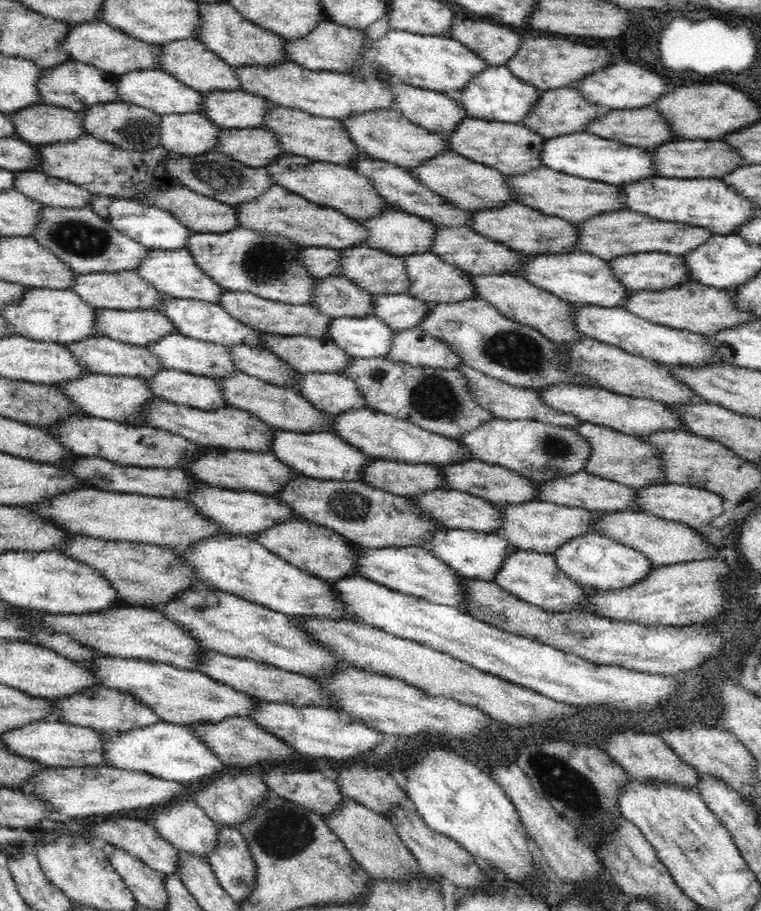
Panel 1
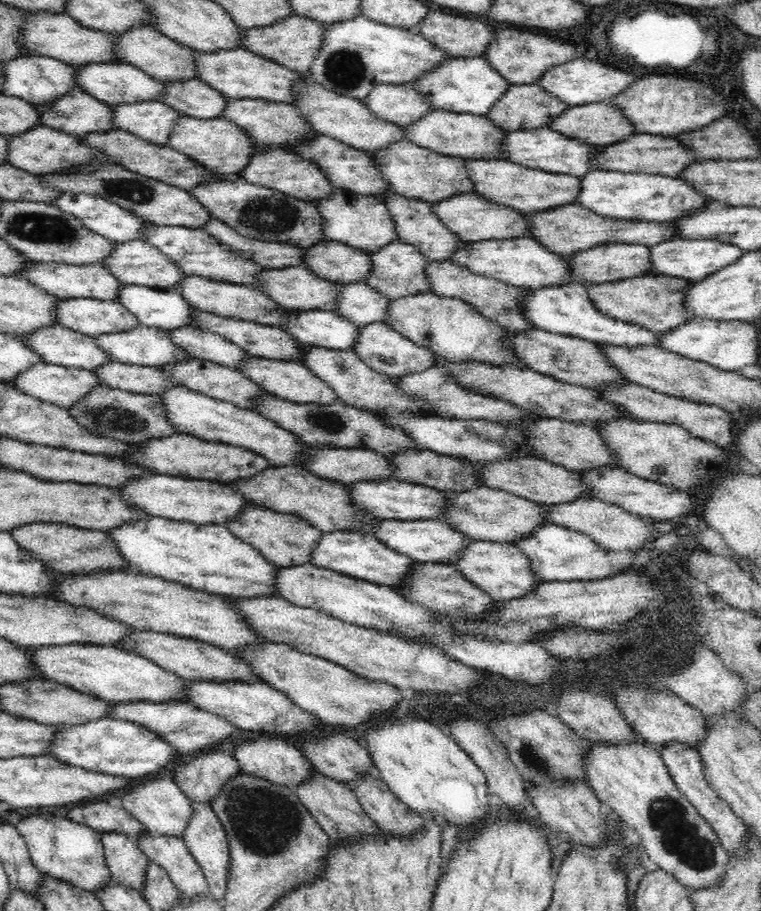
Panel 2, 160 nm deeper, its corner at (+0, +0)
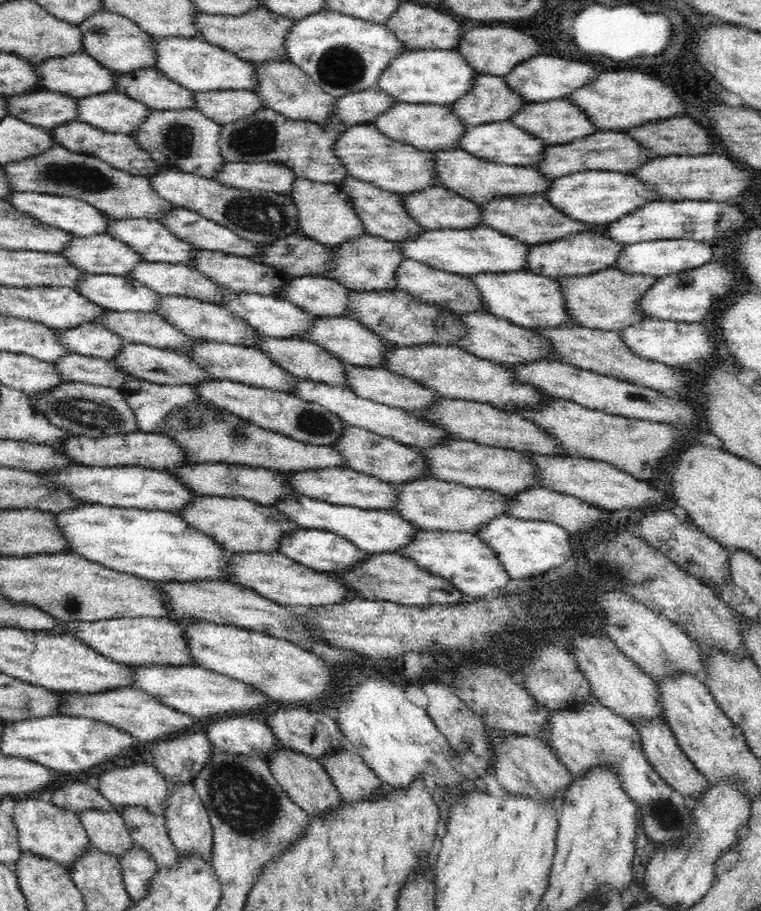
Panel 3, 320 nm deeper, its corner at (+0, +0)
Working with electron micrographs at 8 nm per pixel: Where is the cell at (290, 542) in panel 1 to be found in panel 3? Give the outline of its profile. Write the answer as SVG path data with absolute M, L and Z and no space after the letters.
M196 495L192 504L186 504L177 516L182 517L194 530L211 536L217 544L231 553L279 552L279 538L284 533L302 529L299 524L288 521L282 513L242 497Z

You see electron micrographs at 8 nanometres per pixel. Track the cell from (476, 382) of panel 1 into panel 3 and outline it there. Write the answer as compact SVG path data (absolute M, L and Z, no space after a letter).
M346 364L346 387L356 394L356 397L368 399L388 407L395 407L412 412L412 410L424 410L436 404L439 393L414 383L412 379L400 377L400 374L390 373L382 367L378 369L367 368L366 366Z

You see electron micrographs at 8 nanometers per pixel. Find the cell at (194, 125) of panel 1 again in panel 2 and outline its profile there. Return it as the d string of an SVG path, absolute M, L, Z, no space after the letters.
M156 100L108 105L108 108L113 112L113 128L128 131L162 146L169 139L177 118L182 115L171 106Z

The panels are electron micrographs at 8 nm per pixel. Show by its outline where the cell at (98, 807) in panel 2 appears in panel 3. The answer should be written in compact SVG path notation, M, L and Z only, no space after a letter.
M66 782L62 786L52 789L53 804L67 811L79 814L87 808L102 809L109 811L116 807L116 811L121 814L124 807L114 806L98 790L94 790L90 784L80 784L80 782Z

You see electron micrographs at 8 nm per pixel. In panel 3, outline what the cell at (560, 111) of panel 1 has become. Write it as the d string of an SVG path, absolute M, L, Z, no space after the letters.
M478 73L473 80L473 87L454 101L449 109L468 127L487 122L504 122L522 108L524 103L530 103L524 100L519 94L516 94L499 76L486 73Z

